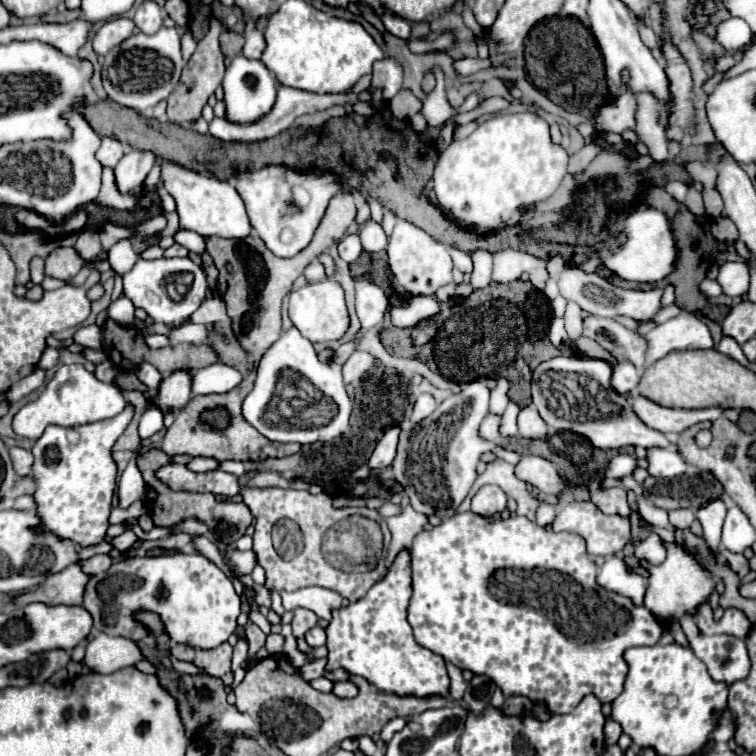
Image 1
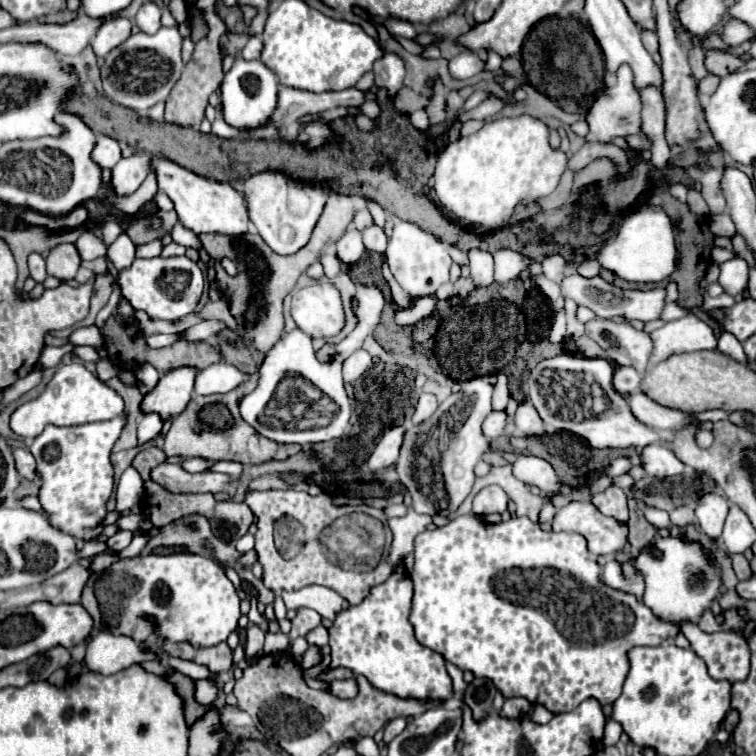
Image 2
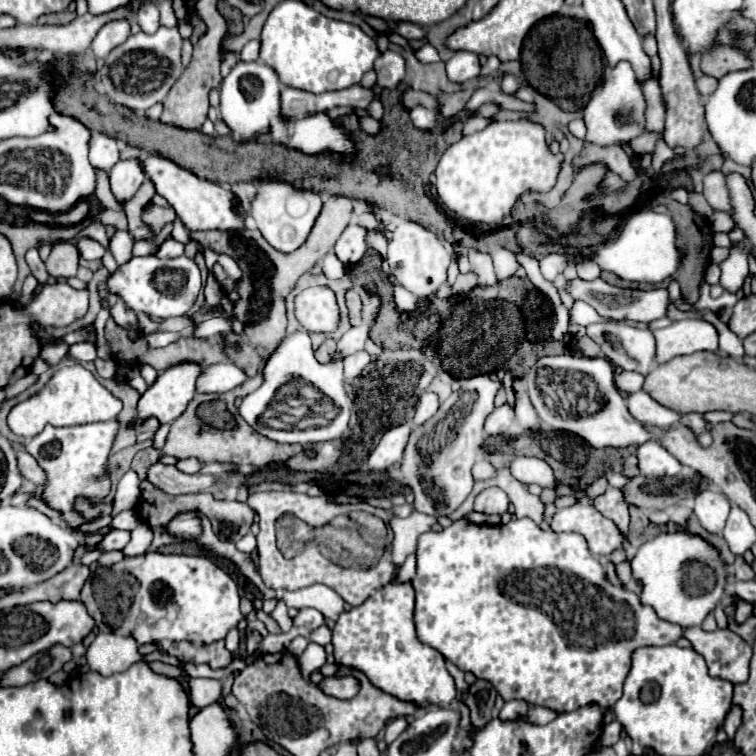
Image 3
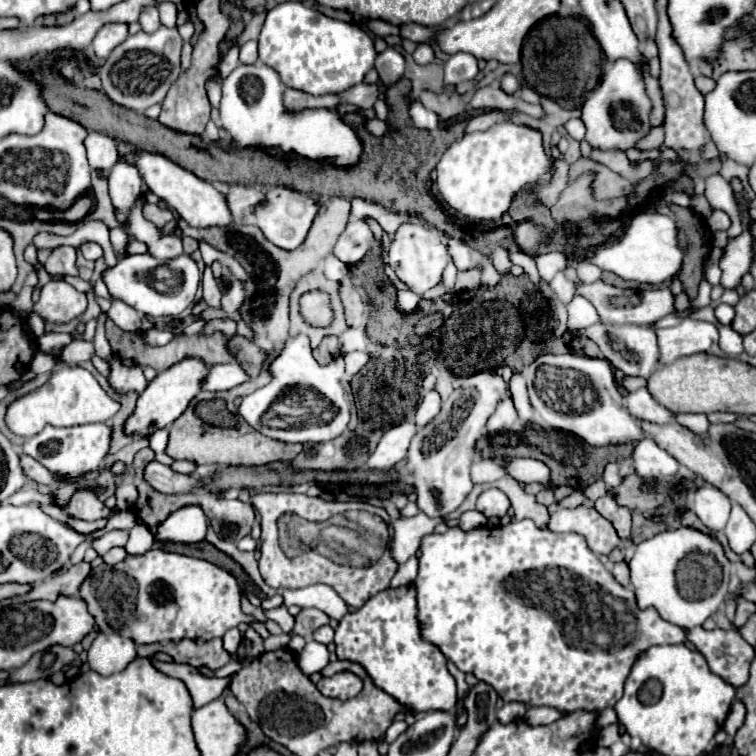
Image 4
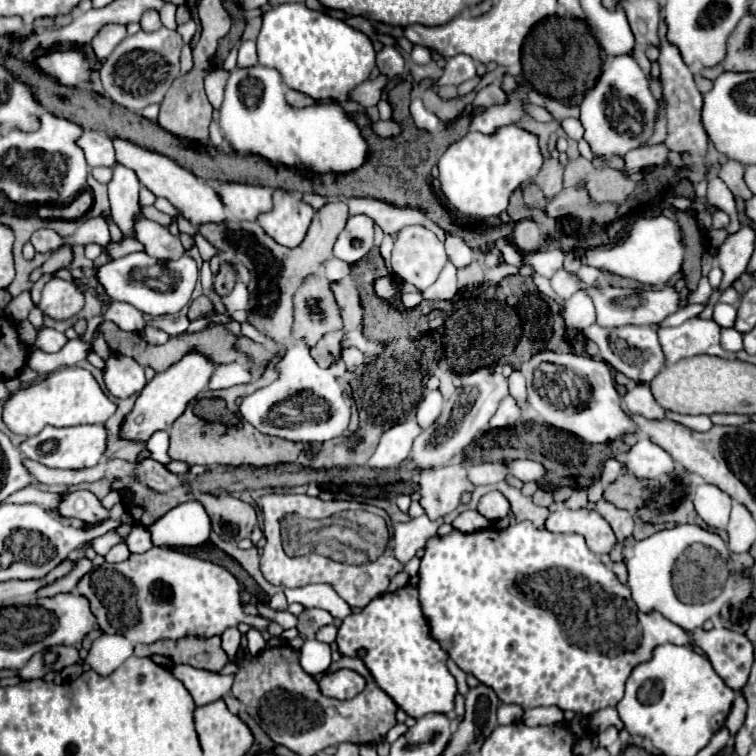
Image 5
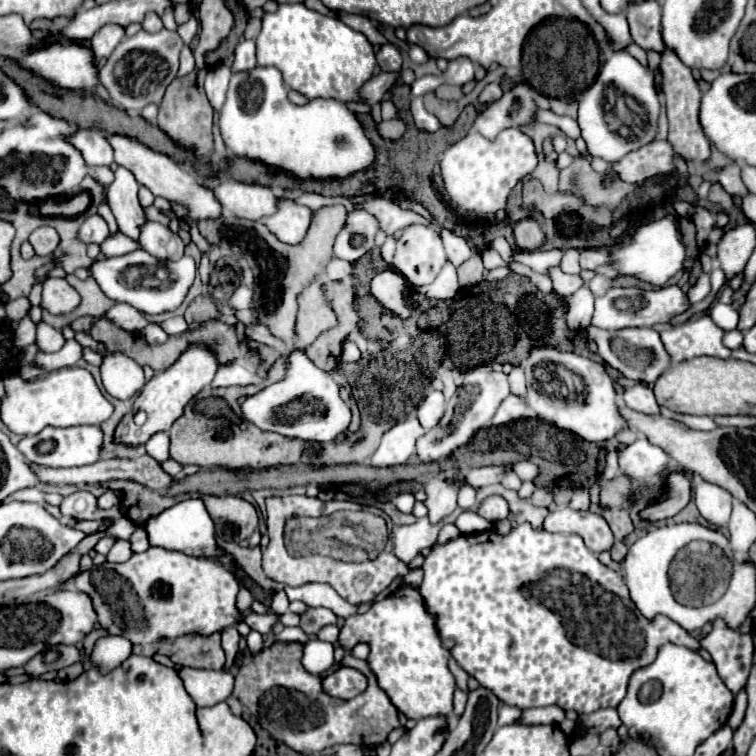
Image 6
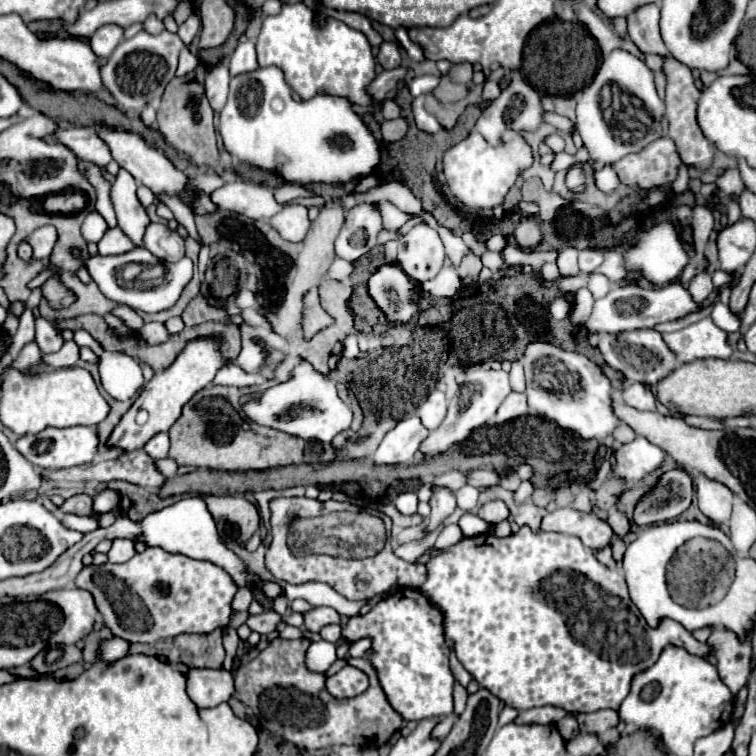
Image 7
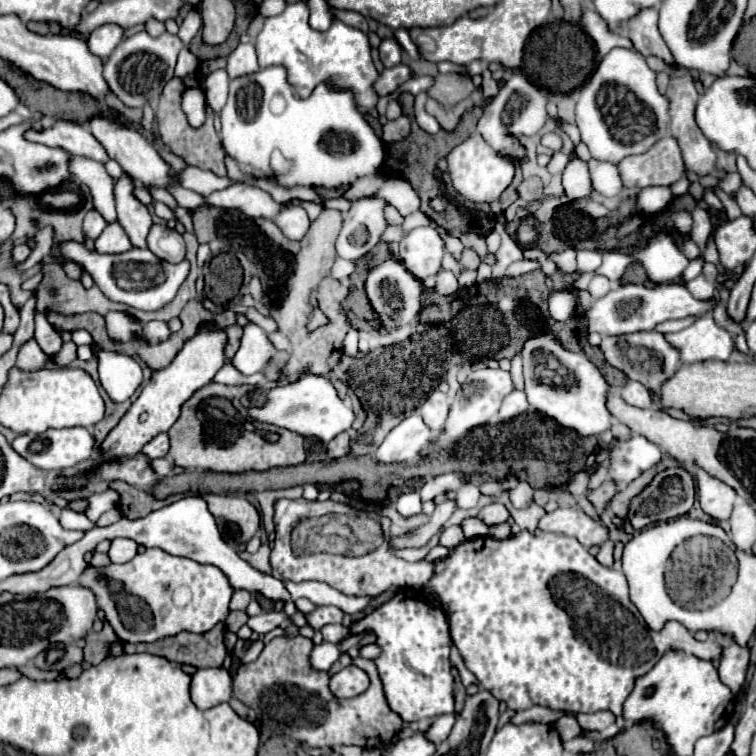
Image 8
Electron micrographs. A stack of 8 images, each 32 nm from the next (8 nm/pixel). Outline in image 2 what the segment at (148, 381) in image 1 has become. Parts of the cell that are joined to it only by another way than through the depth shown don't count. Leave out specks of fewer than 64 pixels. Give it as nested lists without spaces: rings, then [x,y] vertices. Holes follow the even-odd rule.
[[[142,364],[140,368],[136,368],[136,378],[140,382],[144,382],[148,386],[148,390],[152,390],[156,386],[156,382],[160,380],[160,374],[156,372],[156,368],[152,364]]]

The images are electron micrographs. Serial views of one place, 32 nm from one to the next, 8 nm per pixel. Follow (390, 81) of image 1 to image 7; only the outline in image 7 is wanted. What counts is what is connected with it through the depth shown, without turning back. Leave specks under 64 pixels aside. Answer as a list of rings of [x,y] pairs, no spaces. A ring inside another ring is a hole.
[[[384,42],[380,46],[380,52],[378,52],[378,62],[384,70],[392,70],[392,68],[398,68],[400,66],[400,48],[398,44],[394,42]]]

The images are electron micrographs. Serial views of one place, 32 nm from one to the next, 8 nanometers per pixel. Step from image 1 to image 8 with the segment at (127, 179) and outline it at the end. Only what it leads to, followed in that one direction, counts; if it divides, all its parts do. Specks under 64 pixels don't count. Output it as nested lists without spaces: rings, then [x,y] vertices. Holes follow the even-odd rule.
[[[126,172],[114,184],[114,200],[120,226],[134,246],[144,248],[152,218],[148,214],[148,208],[134,196],[134,182]]]

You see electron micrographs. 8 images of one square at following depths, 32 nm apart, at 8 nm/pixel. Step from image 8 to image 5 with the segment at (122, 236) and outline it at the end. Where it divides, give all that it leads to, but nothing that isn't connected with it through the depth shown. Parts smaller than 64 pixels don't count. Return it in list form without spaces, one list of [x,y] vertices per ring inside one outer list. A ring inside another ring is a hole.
[[[128,236],[128,238],[124,238],[120,244],[110,242],[108,250],[112,252],[112,256],[114,256],[114,258],[120,258],[120,256],[126,256],[126,254],[132,254],[132,252],[142,252],[142,250],[144,250],[144,246],[142,246],[136,238]]]

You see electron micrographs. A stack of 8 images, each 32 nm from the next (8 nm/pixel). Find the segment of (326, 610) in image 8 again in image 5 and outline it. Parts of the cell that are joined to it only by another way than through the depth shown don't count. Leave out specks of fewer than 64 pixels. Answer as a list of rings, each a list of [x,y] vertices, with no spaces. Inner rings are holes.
[[[306,608],[298,616],[296,630],[300,632],[300,636],[304,636],[304,638],[310,640],[324,624],[332,624],[332,616],[328,616],[328,612],[320,610],[320,608]]]

